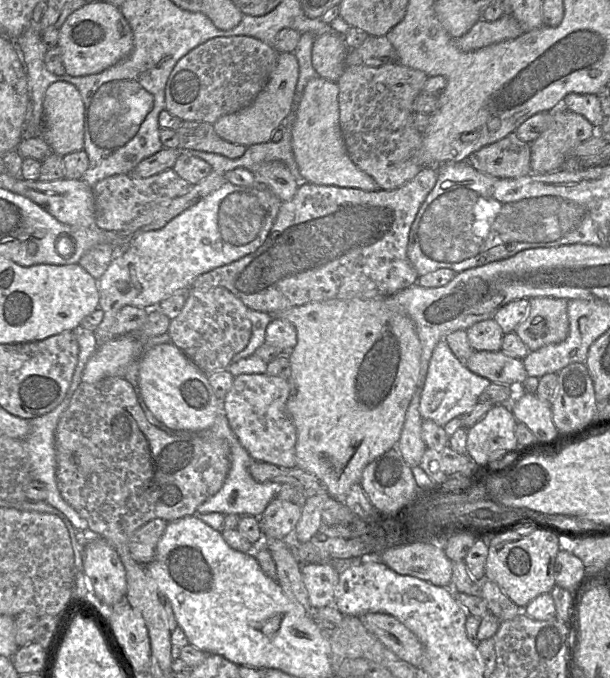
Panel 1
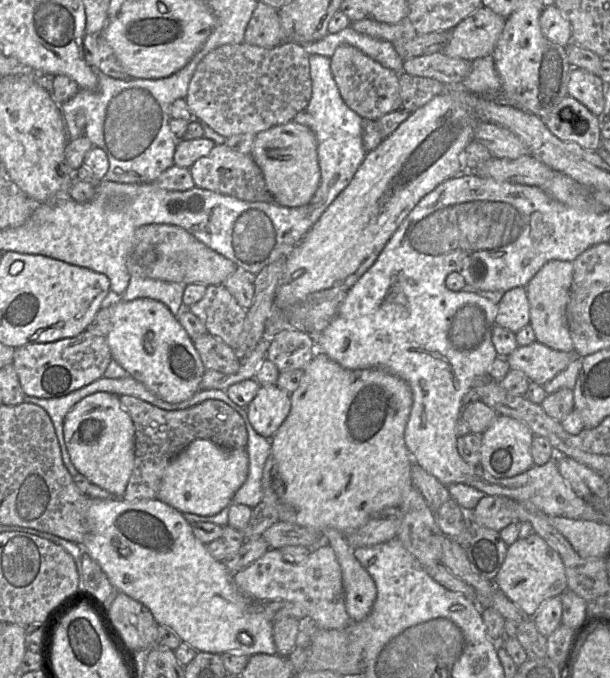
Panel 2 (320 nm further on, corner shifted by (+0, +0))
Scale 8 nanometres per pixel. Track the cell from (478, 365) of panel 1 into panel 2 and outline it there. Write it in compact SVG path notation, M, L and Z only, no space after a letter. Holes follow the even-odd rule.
M538 341L518 346L507 357L510 369L522 371L530 381L541 386L564 370L578 355L559 351Z

